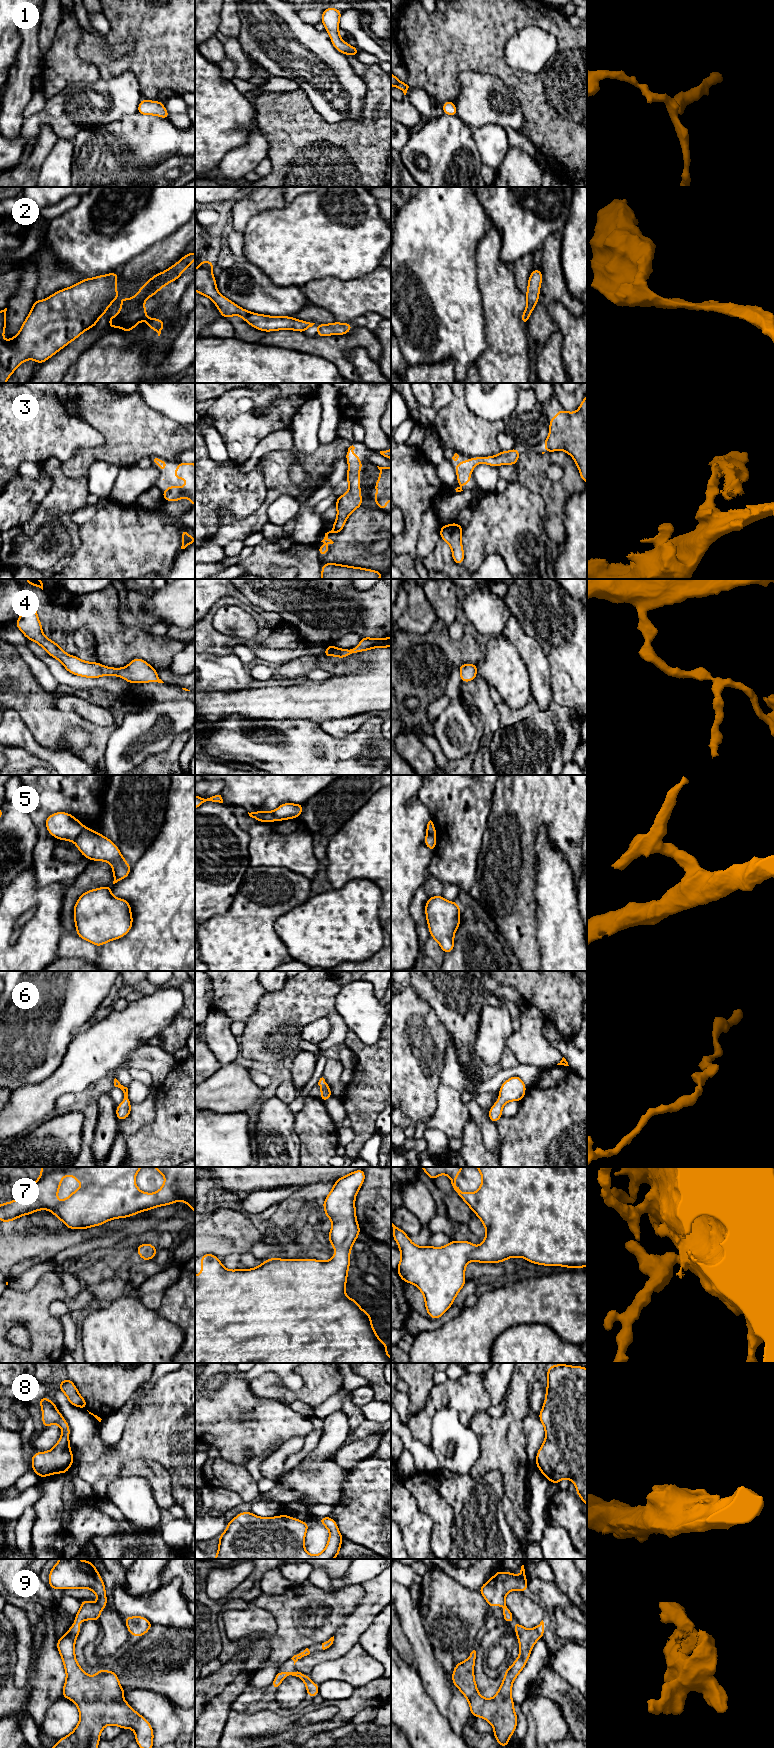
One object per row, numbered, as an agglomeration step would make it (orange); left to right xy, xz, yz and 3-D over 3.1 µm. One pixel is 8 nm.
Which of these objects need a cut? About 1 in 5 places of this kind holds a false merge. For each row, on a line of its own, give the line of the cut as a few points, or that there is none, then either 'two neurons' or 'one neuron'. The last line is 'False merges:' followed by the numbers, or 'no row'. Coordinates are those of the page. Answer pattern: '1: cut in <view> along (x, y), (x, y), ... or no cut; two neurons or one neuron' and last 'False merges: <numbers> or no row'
1: no cut; one neuron
2: no cut; one neuron
3: no cut; one neuron
4: no cut; one neuron
5: cut in xy along (84, 827), (74, 841); two neurons
6: no cut; one neuron
7: no cut; one neuron
8: no cut; one neuron
9: no cut; one neuron
False merges: 5

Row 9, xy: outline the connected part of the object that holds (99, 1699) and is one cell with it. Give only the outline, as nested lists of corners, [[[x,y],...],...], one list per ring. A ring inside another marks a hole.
[[[60,1559],[49,1572],[49,1587],[63,1590],[88,1588],[98,1597],[95,1604],[88,1600],[81,1600],[81,1607],[75,1615],[74,1623],[67,1633],[57,1641],[57,1650],[66,1671],[66,1681],[61,1697],[70,1699],[76,1704],[80,1719],[76,1728],[69,1735],[59,1739],[53,1748],[97,1748],[100,1742],[100,1733],[107,1725],[119,1726],[122,1729],[130,1728],[135,1732],[135,1740],[140,1748],[153,1748],[152,1726],[124,1700],[125,1690],[120,1685],[117,1674],[114,1671],[106,1671],[101,1668],[95,1676],[89,1676],[78,1665],[75,1657],[75,1641],[81,1631],[77,1623],[88,1619],[99,1622],[100,1613],[107,1606],[105,1584],[96,1567],[91,1560]]]

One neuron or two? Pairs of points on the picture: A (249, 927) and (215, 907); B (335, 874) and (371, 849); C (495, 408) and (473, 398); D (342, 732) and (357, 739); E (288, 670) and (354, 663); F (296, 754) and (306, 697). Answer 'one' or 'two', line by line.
A: two
B: one
C: one
D: two
E: one
F: two

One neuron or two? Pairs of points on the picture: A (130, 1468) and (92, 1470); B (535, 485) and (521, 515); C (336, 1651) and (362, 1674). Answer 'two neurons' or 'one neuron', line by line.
A: two neurons
B: two neurons
C: two neurons

